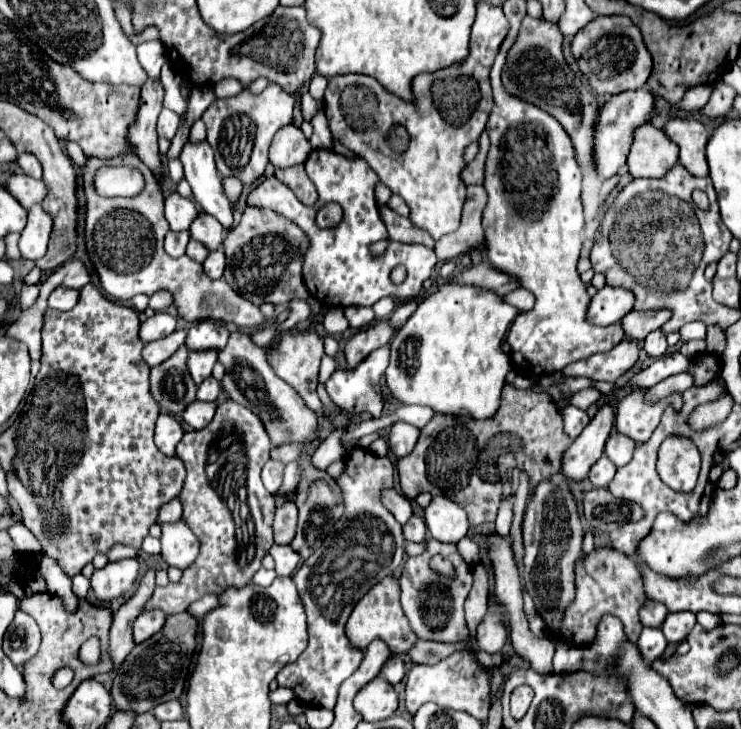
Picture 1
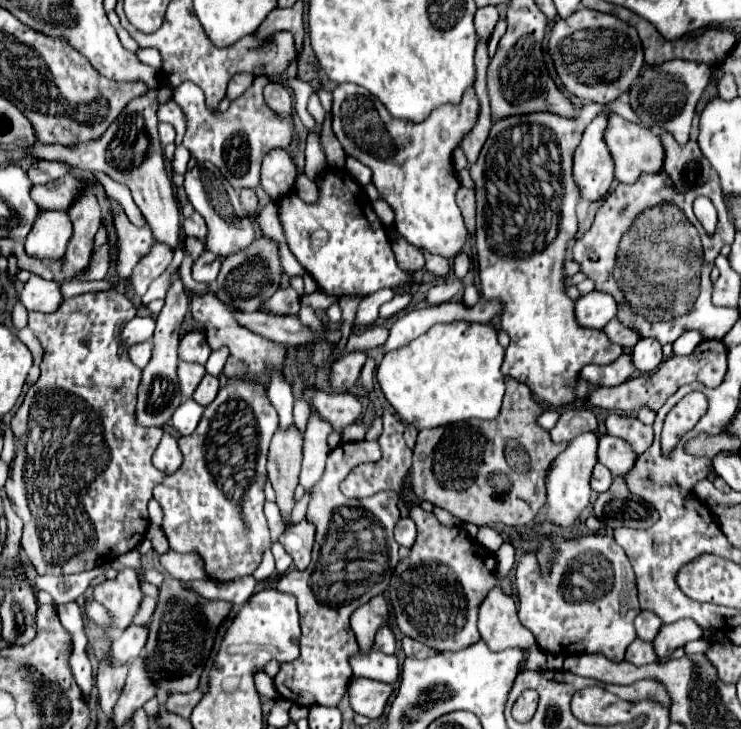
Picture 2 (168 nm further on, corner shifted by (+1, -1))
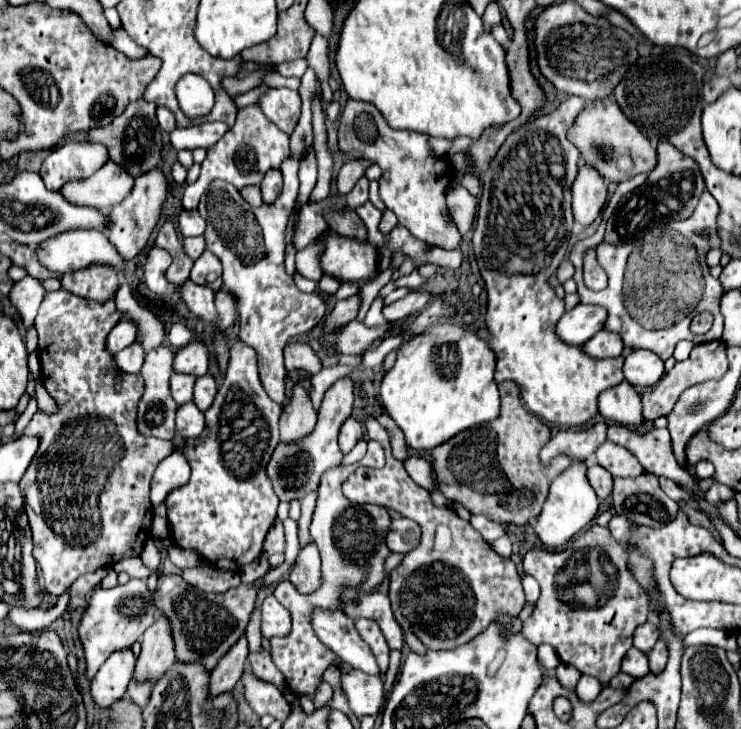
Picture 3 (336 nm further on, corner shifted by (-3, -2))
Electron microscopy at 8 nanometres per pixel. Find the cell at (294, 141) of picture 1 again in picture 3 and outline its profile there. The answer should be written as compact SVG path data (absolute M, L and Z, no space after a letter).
M271 169L265 179L261 181L261 195L263 195L263 203L271 205L275 203L275 199L281 193L281 185L283 185L283 175L279 169Z

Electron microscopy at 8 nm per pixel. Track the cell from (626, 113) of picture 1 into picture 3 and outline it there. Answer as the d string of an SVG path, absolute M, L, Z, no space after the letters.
M581 165L573 183L573 215L583 227L591 225L607 201L607 183L599 173L593 173L589 165Z

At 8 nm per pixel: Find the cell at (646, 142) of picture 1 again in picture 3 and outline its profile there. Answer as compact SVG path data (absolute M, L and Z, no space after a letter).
M611 97L595 99L585 105L577 115L577 121L567 131L567 139L579 149L581 159L611 183L621 183L633 175L649 173L653 165L657 165L657 153L649 145L649 139L621 113L619 105Z

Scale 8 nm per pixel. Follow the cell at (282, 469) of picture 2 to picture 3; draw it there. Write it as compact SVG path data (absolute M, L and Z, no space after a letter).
M295 383L289 403L281 415L281 441L297 441L313 431L317 423L317 411L313 409L307 389Z

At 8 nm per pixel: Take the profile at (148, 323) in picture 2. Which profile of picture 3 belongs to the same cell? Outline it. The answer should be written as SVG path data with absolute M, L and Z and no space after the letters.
M123 317L111 331L109 331L109 337L105 339L105 347L111 355L115 355L117 351L129 347L131 343L135 343L135 335L137 335L137 325Z

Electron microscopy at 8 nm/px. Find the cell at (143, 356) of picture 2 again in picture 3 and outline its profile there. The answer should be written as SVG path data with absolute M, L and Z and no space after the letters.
M133 343L133 345L125 347L123 351L115 353L113 359L115 359L115 365L117 365L119 371L137 375L141 371L141 361L145 359L145 353L143 353L143 349L137 343Z

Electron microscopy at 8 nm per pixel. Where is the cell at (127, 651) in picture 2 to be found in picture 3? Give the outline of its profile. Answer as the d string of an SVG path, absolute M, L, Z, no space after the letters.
M131 649L113 653L91 681L91 697L97 707L111 709L113 703L125 697L129 679L135 669L135 657Z

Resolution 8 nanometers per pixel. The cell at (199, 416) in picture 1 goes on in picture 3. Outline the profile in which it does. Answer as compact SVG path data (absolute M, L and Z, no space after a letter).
M185 403L177 409L177 433L185 439L197 437L205 429L205 417L193 403Z

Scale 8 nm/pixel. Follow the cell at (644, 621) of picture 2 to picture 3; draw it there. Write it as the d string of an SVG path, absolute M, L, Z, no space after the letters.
M647 621L645 625L637 627L635 629L635 635L633 635L633 647L637 647L639 651L643 653L649 653L653 649L653 645L659 641L659 633L657 633L657 625L655 621Z

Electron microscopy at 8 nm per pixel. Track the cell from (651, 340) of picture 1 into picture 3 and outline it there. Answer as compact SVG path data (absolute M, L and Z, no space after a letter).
M635 349L625 357L623 375L633 387L651 387L663 377L663 361L647 349Z

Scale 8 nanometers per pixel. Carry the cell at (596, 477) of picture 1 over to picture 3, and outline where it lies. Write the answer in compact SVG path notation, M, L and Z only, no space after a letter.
M597 463L589 465L587 467L587 479L589 479L589 483L595 489L599 499L607 499L611 495L611 491L613 491L613 477L601 465L597 465Z

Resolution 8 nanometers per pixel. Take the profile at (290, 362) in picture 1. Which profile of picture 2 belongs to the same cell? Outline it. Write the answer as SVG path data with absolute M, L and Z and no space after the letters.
M315 390L311 404L317 414L327 420L335 430L343 430L361 418L361 404L350 393L327 394Z

